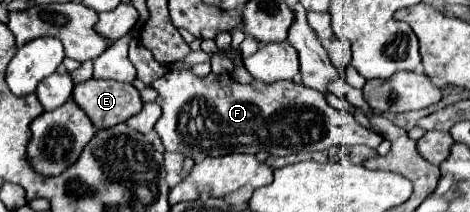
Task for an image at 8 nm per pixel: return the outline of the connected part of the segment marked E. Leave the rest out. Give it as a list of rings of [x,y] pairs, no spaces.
[[[90,79],[78,83],[72,97],[78,107],[88,113],[96,129],[108,129],[116,123],[122,123],[142,109],[136,87],[118,81]]]

